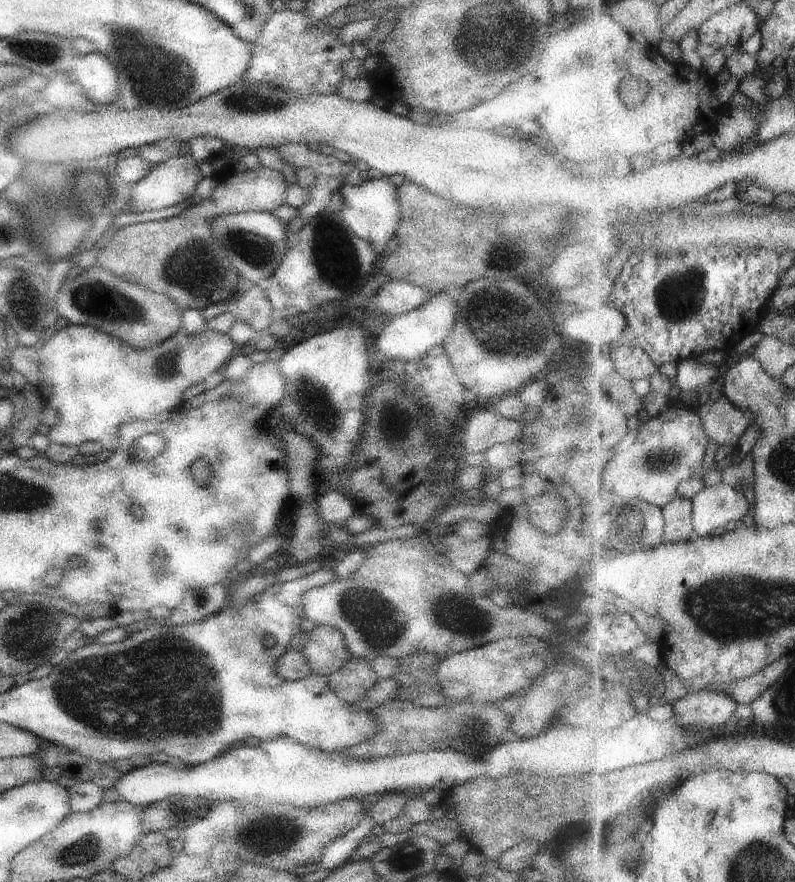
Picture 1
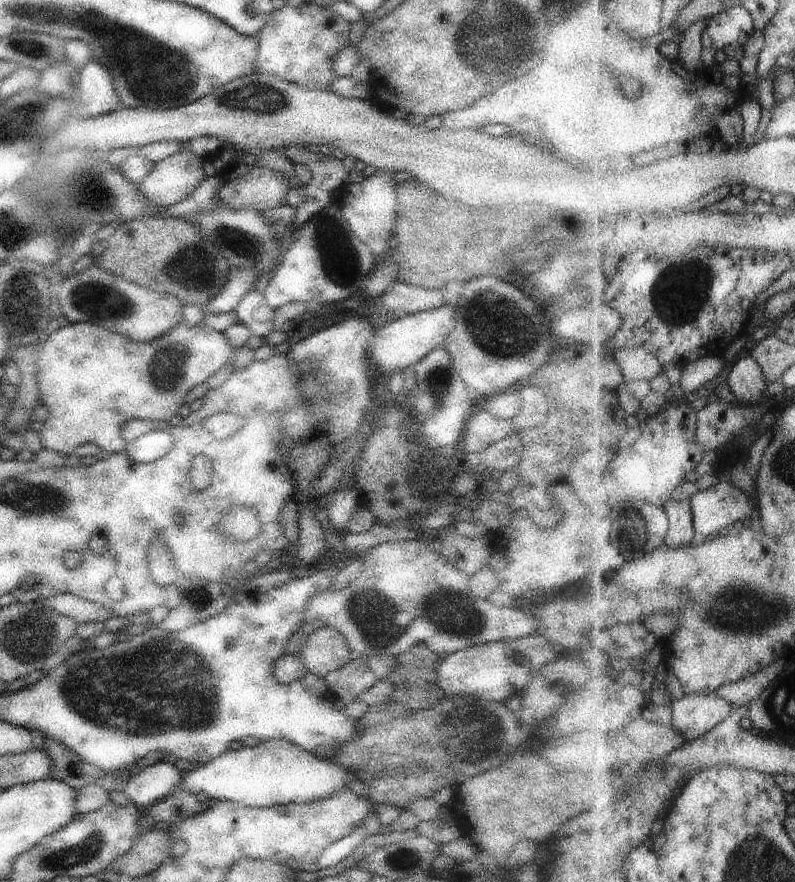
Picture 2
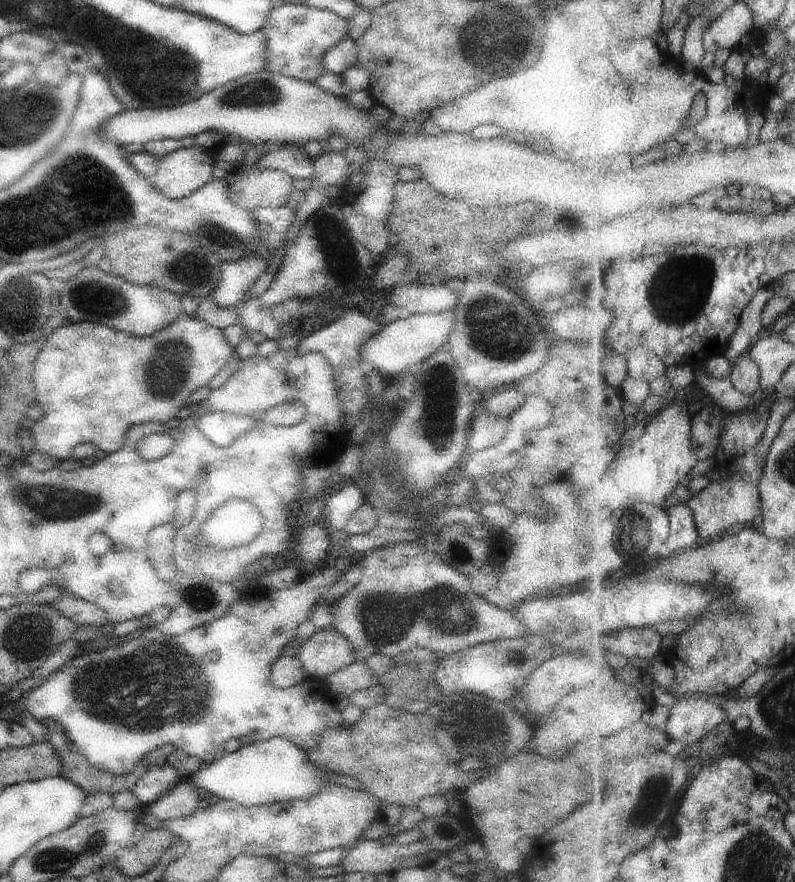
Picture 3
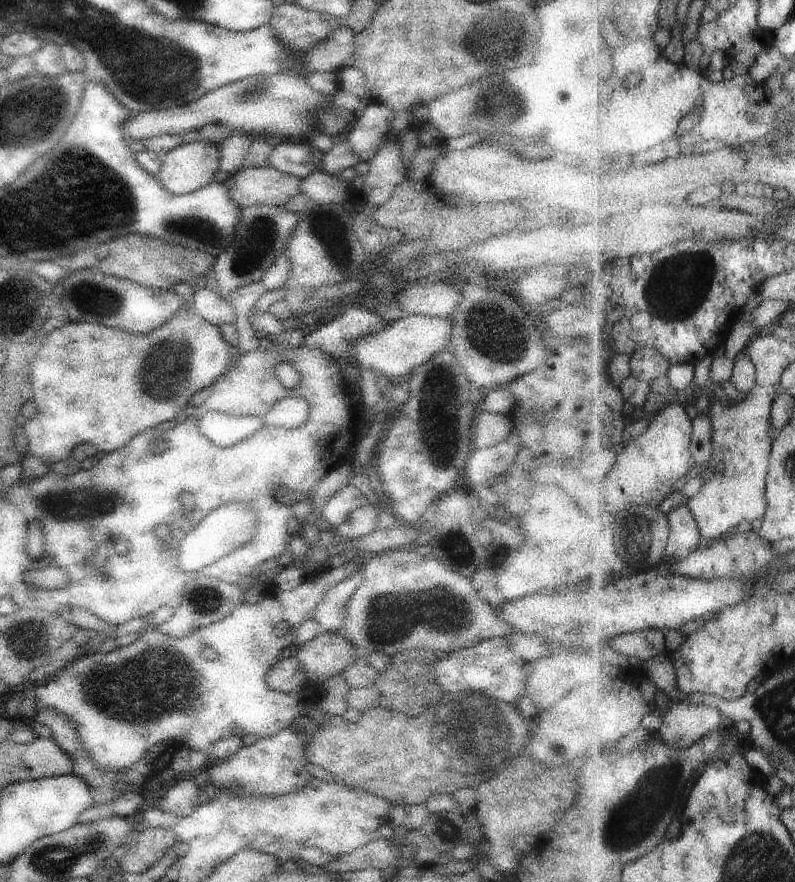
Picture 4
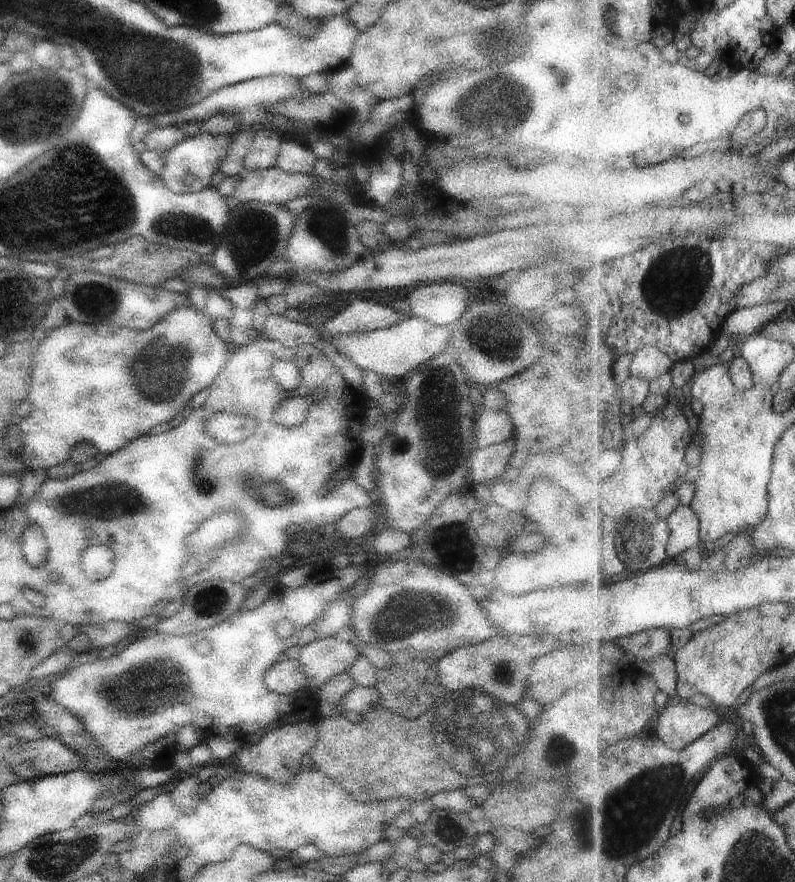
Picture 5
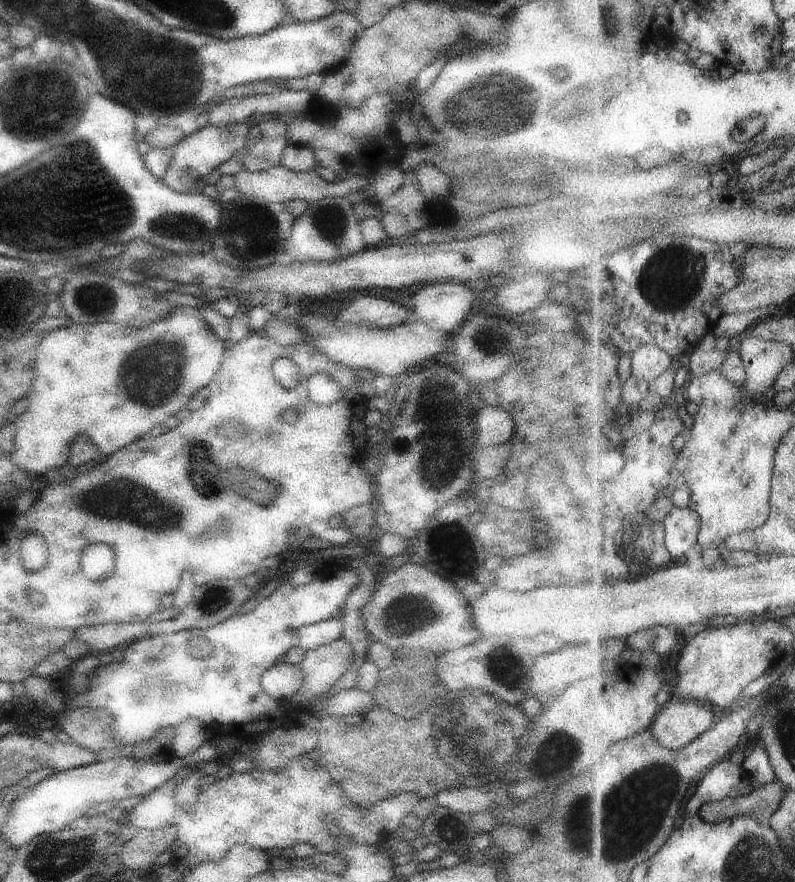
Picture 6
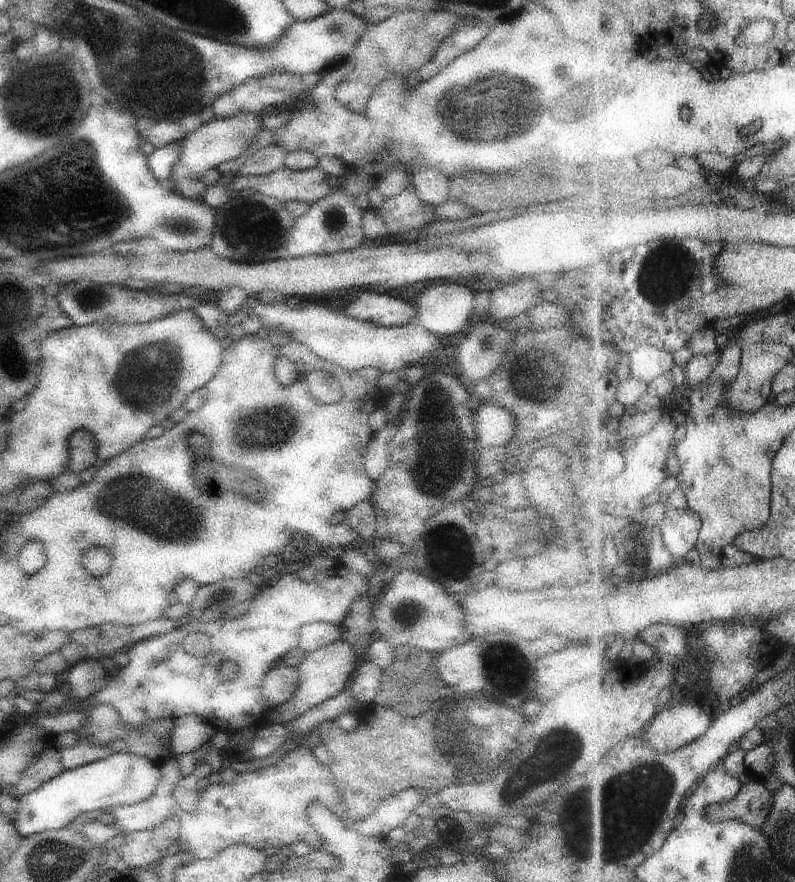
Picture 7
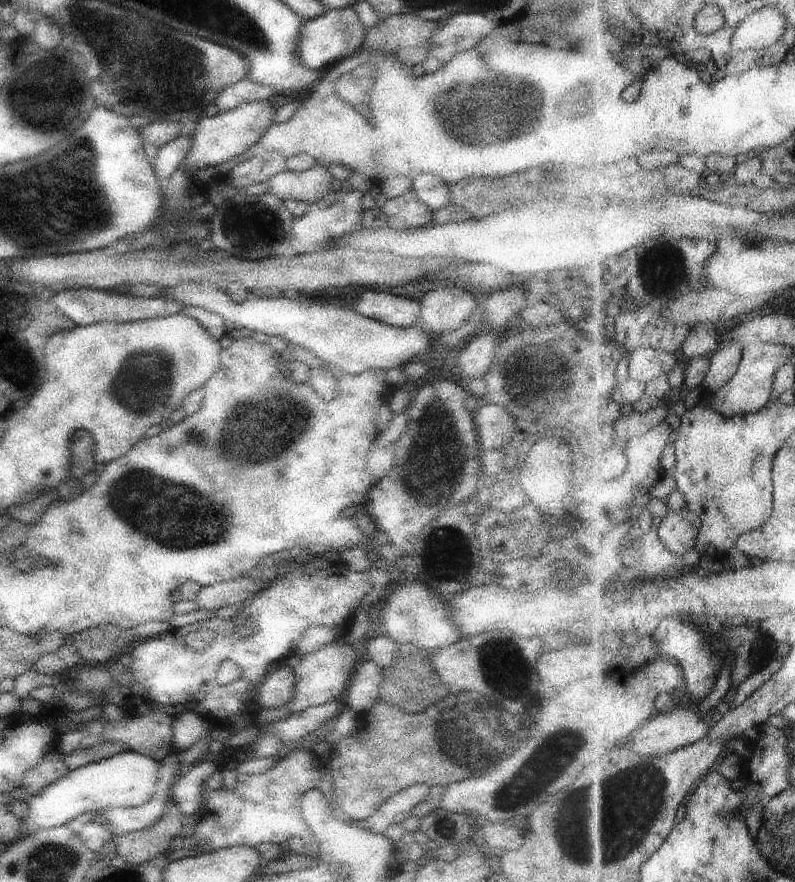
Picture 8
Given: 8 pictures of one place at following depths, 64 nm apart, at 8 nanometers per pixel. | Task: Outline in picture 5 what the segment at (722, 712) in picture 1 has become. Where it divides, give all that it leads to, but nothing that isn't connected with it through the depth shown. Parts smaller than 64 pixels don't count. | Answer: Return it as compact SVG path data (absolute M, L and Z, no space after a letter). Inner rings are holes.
M676 700L669 701L665 708L659 712L653 729L669 748L682 749L705 736L709 730L713 730L719 720L721 720L719 713L713 708L699 706L692 700Z

